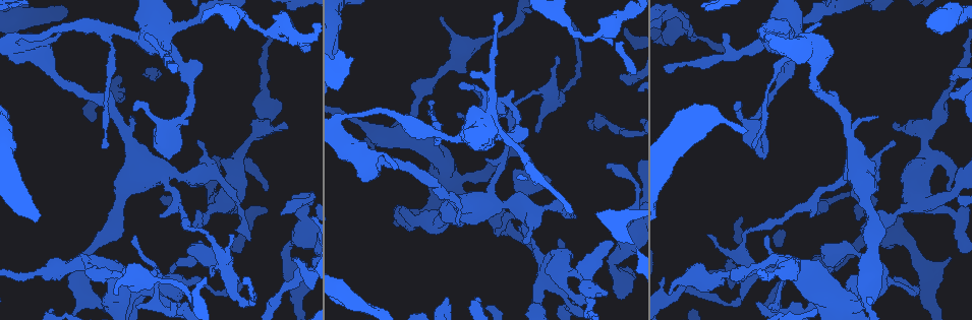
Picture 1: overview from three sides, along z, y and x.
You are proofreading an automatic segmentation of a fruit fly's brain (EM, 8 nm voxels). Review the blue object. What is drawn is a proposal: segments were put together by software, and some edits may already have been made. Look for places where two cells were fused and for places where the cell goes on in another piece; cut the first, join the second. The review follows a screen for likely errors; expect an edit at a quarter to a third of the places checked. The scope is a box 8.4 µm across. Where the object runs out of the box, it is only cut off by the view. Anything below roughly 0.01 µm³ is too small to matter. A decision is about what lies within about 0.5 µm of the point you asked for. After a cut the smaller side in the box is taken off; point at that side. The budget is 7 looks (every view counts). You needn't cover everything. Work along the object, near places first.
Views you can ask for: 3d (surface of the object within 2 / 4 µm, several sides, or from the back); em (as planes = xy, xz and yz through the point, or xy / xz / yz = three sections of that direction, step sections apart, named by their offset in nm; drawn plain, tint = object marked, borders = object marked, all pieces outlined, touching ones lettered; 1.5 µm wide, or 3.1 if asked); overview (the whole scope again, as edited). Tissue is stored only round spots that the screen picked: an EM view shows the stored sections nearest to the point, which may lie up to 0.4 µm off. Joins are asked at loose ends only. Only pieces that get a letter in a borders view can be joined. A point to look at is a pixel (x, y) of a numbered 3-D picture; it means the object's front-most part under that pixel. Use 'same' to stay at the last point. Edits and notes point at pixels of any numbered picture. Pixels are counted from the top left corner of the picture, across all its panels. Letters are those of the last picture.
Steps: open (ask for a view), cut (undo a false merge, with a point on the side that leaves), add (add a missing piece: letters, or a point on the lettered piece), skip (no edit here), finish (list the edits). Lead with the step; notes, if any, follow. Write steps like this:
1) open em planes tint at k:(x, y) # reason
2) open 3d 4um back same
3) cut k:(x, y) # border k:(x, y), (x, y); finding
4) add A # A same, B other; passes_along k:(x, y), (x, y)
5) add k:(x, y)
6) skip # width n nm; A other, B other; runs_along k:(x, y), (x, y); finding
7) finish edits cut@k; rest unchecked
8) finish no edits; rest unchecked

open em planes borders at 1:(729, 262)

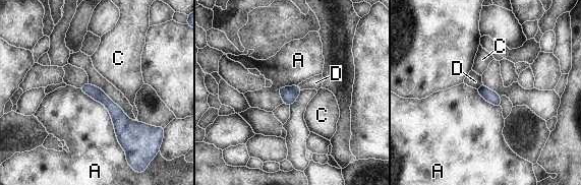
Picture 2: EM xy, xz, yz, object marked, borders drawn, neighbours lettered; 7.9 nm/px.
add 2:(315, 82) # longest_contact A 700 nm; A other, C other, D same; passes_along 2:(289, 95), (299, 87), (315, 82); it goes on there

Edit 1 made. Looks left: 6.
open em planes borders at 1:(560, 58) # free end

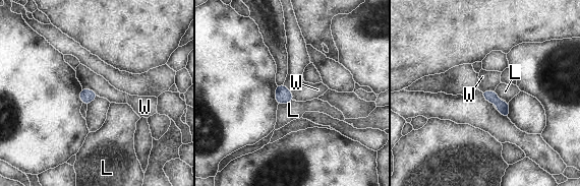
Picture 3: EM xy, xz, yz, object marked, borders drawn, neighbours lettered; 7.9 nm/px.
skip # L other, W other; none of them fits

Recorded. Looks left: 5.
open em planes tint at 1:(438, 134) # side arm on a straight run

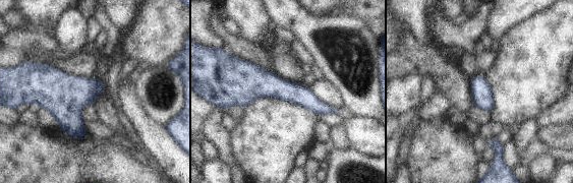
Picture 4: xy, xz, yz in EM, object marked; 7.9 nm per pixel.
open em planes borders same # see the neighbours

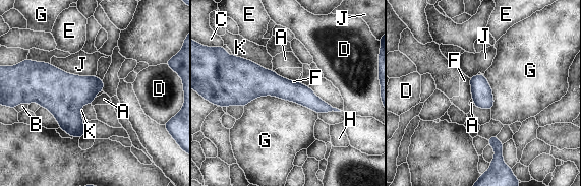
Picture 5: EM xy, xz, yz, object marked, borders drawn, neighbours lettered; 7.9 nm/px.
skip # width 160 nm; A other, B other, C other, D other, E other, F other, G other, H other, J other, K other; one cell here

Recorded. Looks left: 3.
finish edits add@2; rest unchecked

